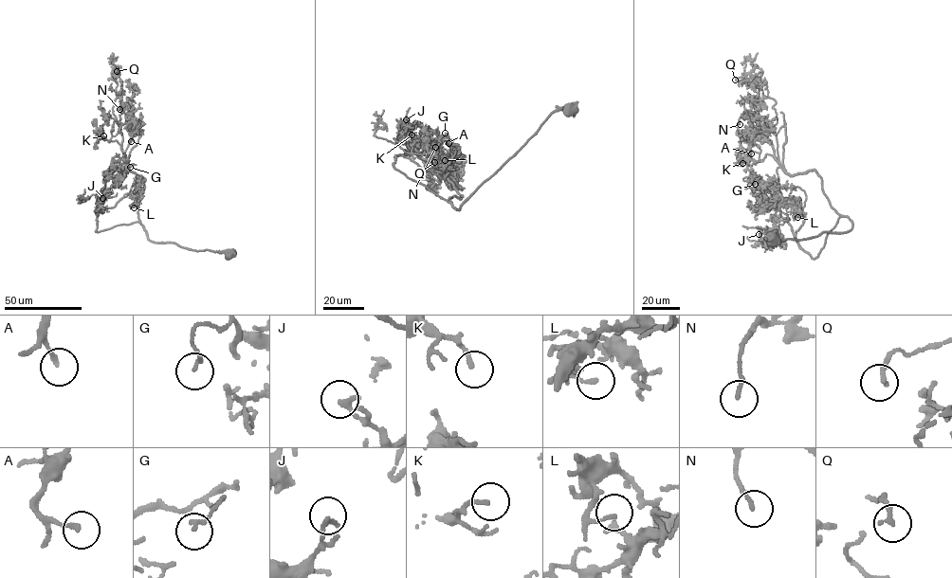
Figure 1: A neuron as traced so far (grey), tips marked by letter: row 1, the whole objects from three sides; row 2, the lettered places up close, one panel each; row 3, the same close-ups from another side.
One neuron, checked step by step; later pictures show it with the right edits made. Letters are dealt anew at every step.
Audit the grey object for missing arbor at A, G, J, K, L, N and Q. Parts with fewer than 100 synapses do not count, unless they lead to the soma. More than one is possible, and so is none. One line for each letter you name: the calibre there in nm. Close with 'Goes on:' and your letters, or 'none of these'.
Goes on: none of these

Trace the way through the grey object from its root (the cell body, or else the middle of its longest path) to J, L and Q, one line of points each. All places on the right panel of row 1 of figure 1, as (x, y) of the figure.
J: (772, 239), (843, 233), (852, 222), (840, 217), (814, 258), (787, 222), (773, 231), (777, 240), (759, 234)
L: (772, 239), (852, 228), (840, 217), (813, 258), (796, 238), (804, 220), (796, 197), (797, 217)
Q: (772, 239), (843, 233), (852, 222), (815, 170), (792, 175), (778, 162), (759, 123), (762, 71), (735, 80)

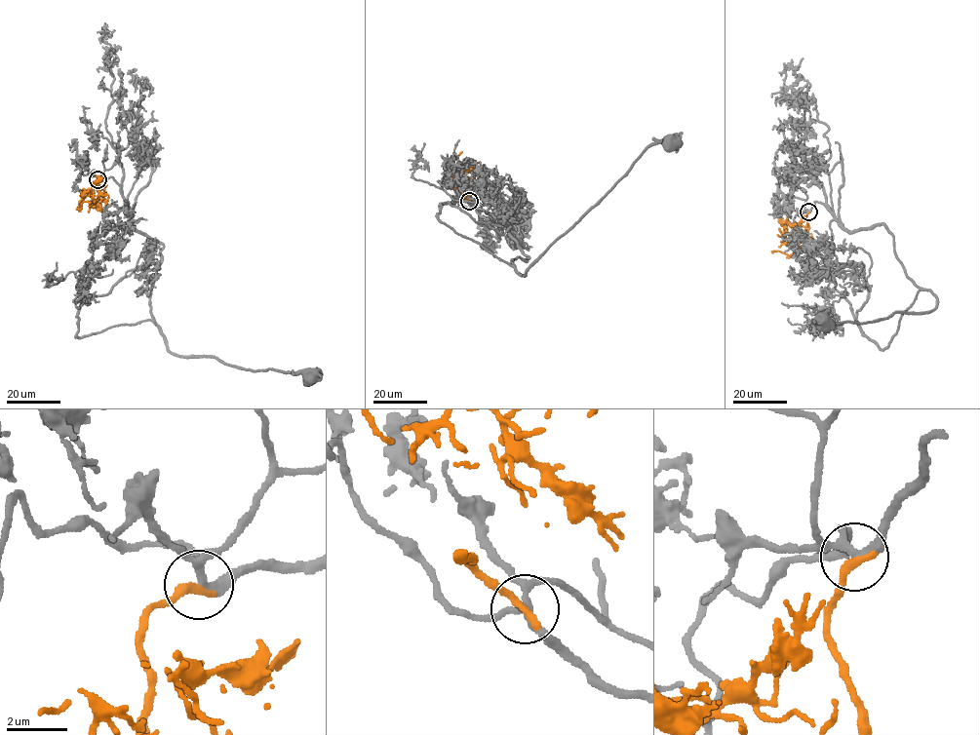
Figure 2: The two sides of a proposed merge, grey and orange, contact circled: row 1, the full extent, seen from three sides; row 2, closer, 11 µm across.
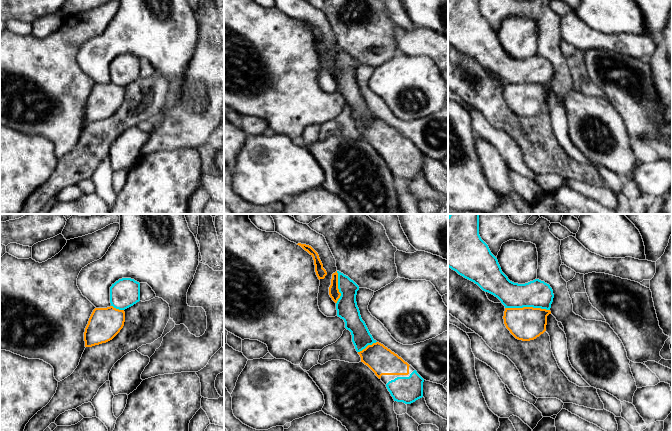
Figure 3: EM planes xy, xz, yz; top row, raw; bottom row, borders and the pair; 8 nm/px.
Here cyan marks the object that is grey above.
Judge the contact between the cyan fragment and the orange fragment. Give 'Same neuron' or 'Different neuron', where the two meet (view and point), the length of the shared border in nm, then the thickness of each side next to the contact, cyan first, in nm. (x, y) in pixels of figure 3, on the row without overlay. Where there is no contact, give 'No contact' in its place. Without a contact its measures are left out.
Same neuron. Touches cyan at yz (527, 82). Shared border 360 nm. Thickness 220 nm (cyan) against 260 nm

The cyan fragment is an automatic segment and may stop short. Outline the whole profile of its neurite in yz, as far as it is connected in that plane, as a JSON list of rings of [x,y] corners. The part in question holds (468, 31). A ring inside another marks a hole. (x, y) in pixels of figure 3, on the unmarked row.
[[[448,0],[448,43],[501,77],[505,82],[504,100],[516,115],[522,117],[534,116],[546,107],[547,92],[551,90],[550,84],[554,74],[552,64],[549,60],[539,55],[525,60],[510,57],[502,48],[497,34],[491,29],[488,21],[481,15],[479,0]]]

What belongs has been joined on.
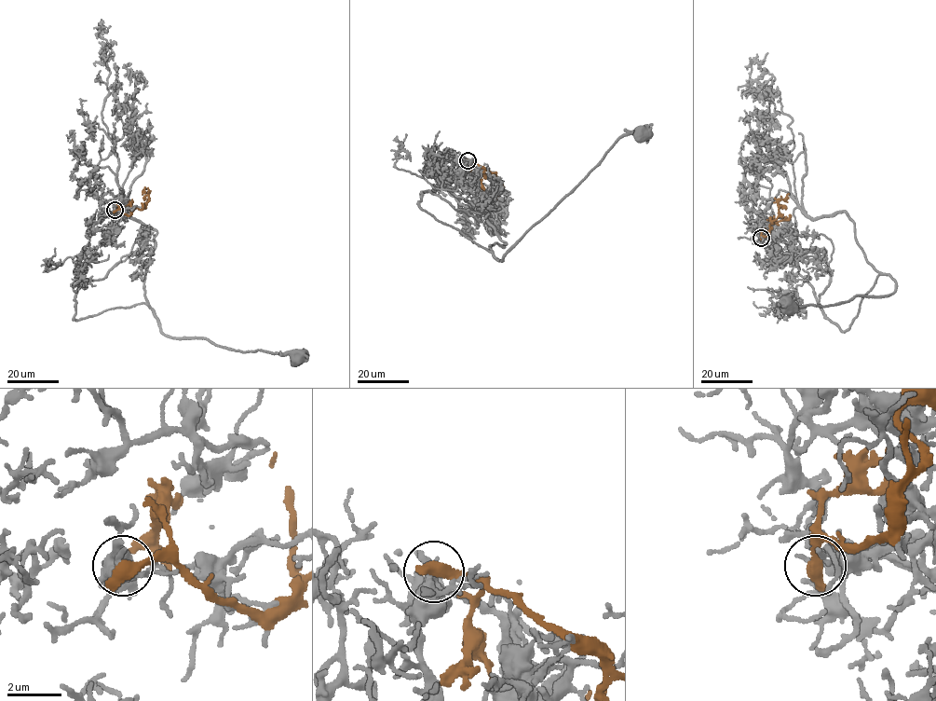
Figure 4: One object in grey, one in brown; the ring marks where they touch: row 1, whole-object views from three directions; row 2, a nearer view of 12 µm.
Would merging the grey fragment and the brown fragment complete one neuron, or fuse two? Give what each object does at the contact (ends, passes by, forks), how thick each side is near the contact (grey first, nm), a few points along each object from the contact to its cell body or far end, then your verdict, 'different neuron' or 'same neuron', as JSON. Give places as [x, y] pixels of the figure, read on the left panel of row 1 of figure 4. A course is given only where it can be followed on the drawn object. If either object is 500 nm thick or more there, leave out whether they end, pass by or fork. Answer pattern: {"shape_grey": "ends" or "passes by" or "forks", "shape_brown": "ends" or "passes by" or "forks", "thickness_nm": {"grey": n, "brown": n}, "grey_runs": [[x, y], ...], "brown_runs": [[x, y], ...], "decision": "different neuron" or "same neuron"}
{"thickness_nm": {"grey": 280, "brown": 550}, "grey_runs": [[115, 210], [119, 220], [113, 204], [118, 195], [132, 218], [156, 234], [144, 296], [162, 333], [296, 356]], "brown_runs": [[115, 210], [128, 214], [134, 209], [143, 208], [149, 200], [148, 192], [144, 190], [147, 188]], "decision": "different neuron"}

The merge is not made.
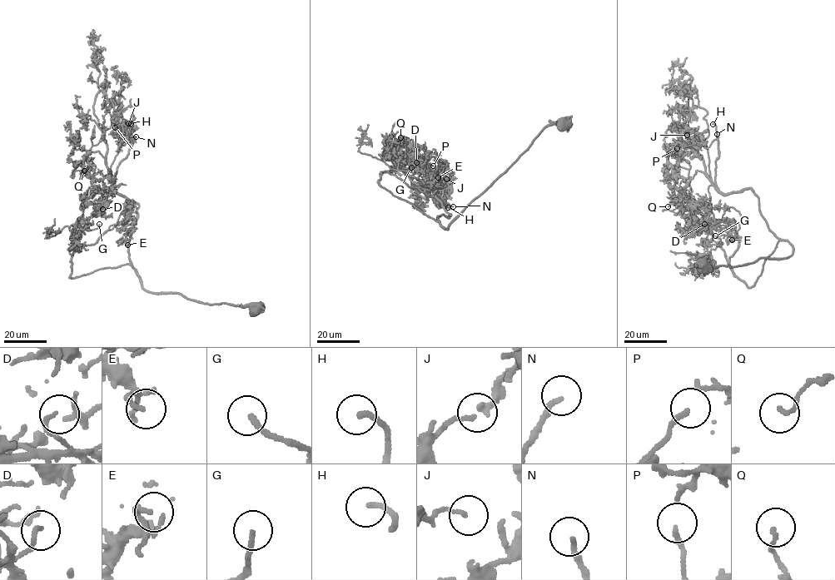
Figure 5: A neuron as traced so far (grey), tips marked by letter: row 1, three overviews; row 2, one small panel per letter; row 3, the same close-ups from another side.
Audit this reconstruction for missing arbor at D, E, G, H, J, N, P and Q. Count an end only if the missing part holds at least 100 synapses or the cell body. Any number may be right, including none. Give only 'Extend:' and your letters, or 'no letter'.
Extend: G, H, N

